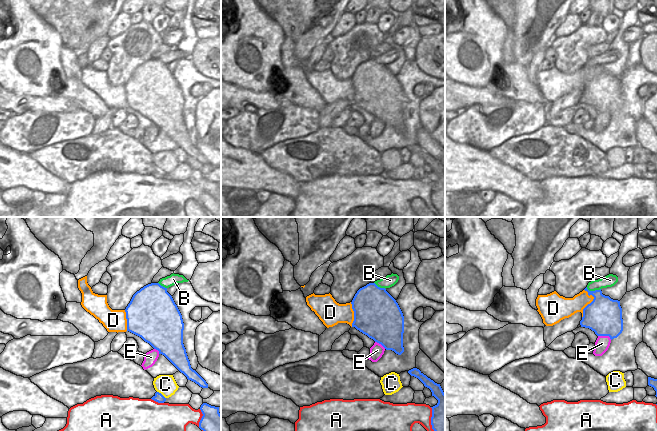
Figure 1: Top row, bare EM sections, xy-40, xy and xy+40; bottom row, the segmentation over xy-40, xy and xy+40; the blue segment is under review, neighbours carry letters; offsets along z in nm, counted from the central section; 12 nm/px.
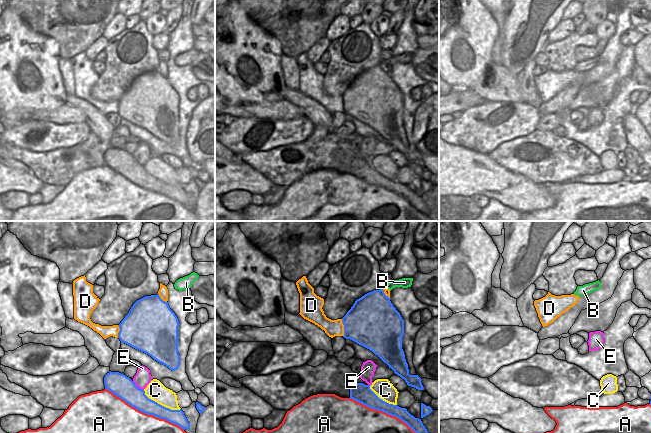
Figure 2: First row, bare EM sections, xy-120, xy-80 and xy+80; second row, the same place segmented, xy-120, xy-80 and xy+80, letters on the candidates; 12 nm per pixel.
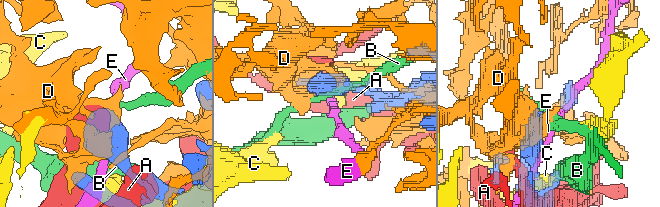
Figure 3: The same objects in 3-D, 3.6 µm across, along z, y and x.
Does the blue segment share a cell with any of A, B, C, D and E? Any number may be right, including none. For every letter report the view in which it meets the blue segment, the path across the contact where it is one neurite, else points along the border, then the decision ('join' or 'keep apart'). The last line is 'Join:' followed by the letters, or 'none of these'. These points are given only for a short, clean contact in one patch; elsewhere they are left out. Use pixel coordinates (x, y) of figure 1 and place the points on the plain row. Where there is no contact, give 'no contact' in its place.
A: meets blue in xy-40; keep apart
B: meets blue in xy+40; keep apart
C: meets blue in xy-40; keep apart
D: meets blue in xy+40; keep apart
E: meets blue in xy+40; keep apart
Join: none of these

